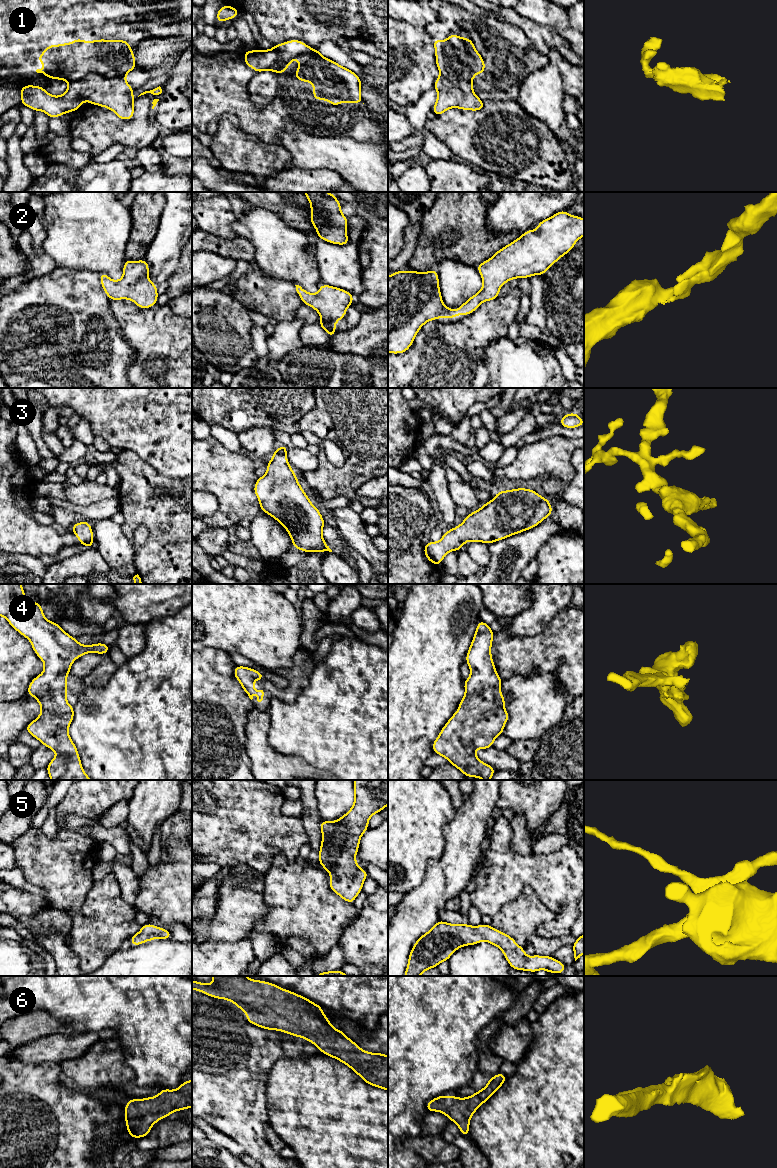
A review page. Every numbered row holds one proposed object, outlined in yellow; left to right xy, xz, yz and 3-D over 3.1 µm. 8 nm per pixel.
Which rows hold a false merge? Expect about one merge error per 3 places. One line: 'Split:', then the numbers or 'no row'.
Split: 1

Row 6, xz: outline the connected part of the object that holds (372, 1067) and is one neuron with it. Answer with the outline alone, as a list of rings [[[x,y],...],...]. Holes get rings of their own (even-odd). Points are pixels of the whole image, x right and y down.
[[[212,976],[213,983],[205,984],[192,980],[192,989],[210,997],[225,999],[234,1003],[247,1015],[247,1022],[267,1030],[283,1031],[304,1038],[319,1050],[350,1067],[364,1082],[388,1091],[388,1056],[382,1053],[370,1053],[349,1039],[343,1031],[337,1030],[322,1013],[320,1005],[292,991],[246,976]]]

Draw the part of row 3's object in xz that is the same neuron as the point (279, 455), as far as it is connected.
[[[282,445],[274,450],[272,459],[266,465],[266,474],[259,477],[254,485],[254,493],[260,502],[260,510],[276,519],[287,530],[292,539],[293,548],[306,553],[332,552],[322,536],[324,519],[318,508],[310,502],[289,465],[286,456],[288,448],[288,446]]]

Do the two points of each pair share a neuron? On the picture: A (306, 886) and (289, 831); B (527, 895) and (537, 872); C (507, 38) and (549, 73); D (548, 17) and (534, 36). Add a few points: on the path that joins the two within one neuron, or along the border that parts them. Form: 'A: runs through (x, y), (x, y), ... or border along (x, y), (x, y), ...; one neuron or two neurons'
A: border along (293, 861), (282, 854), (276, 854), (270, 866); two neurons
B: border along (511, 900), (529, 886), (545, 905); two neurons
C: border along (550, 62), (531, 72), (523, 80); two neurons
D: border along (518, 14), (539, 24); two neurons

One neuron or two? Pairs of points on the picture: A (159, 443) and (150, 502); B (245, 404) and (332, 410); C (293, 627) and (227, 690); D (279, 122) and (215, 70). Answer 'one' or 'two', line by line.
A: two
B: two
C: two
D: one

